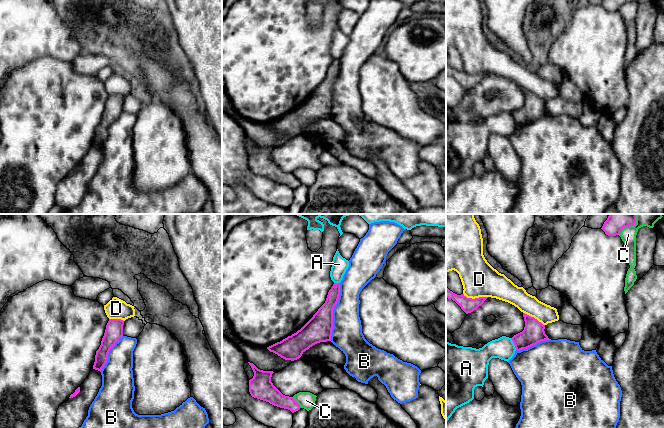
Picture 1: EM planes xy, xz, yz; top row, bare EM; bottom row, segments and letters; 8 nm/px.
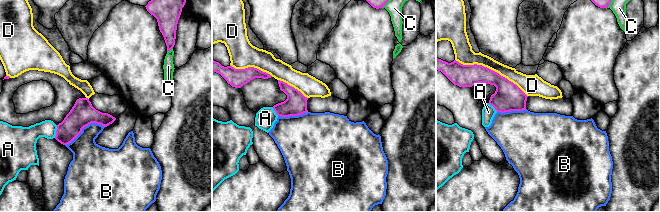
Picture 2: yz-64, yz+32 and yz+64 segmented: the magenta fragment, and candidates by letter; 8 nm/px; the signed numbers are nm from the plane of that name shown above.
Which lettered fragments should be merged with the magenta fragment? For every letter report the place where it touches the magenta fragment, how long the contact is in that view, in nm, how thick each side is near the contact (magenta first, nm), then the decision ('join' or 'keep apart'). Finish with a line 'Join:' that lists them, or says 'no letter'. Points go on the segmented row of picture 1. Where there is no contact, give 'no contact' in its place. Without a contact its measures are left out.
A: yz (514, 344) | 110 nm | 170/180 nm | keep apart
B: xz (332, 312) | 460 nm | 220/240 nm | keep apart
C: xz (296, 402) | 120 nm | 150/140 nm | keep apart
D: yz (475, 298) | 200 nm | 120/280 nm | keep apart
Join: no letter

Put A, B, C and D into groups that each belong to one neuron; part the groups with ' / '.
A / B / C / D

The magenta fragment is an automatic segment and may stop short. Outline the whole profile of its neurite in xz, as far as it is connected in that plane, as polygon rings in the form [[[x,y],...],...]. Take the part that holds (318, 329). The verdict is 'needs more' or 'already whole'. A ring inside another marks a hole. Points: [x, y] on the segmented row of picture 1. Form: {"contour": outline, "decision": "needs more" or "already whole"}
{"contour": [[[334,283],[325,303],[300,330],[267,349],[285,360],[294,361],[313,345],[331,341],[333,309],[338,302],[339,295],[340,284]]], "decision": "already whole"}

